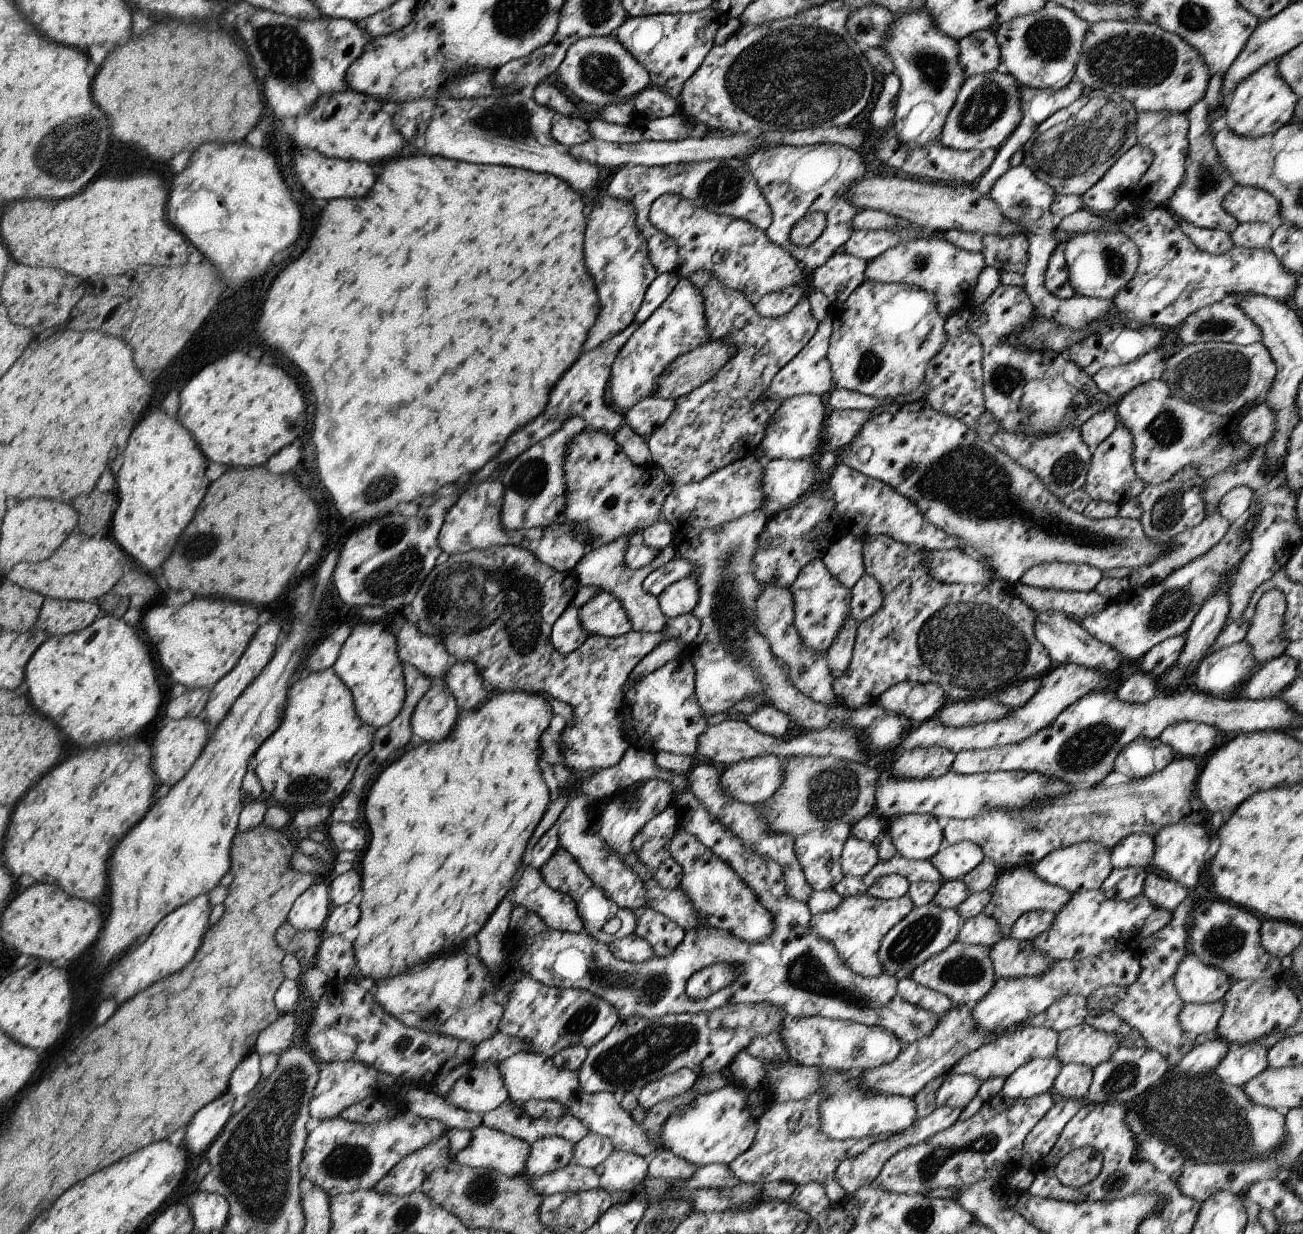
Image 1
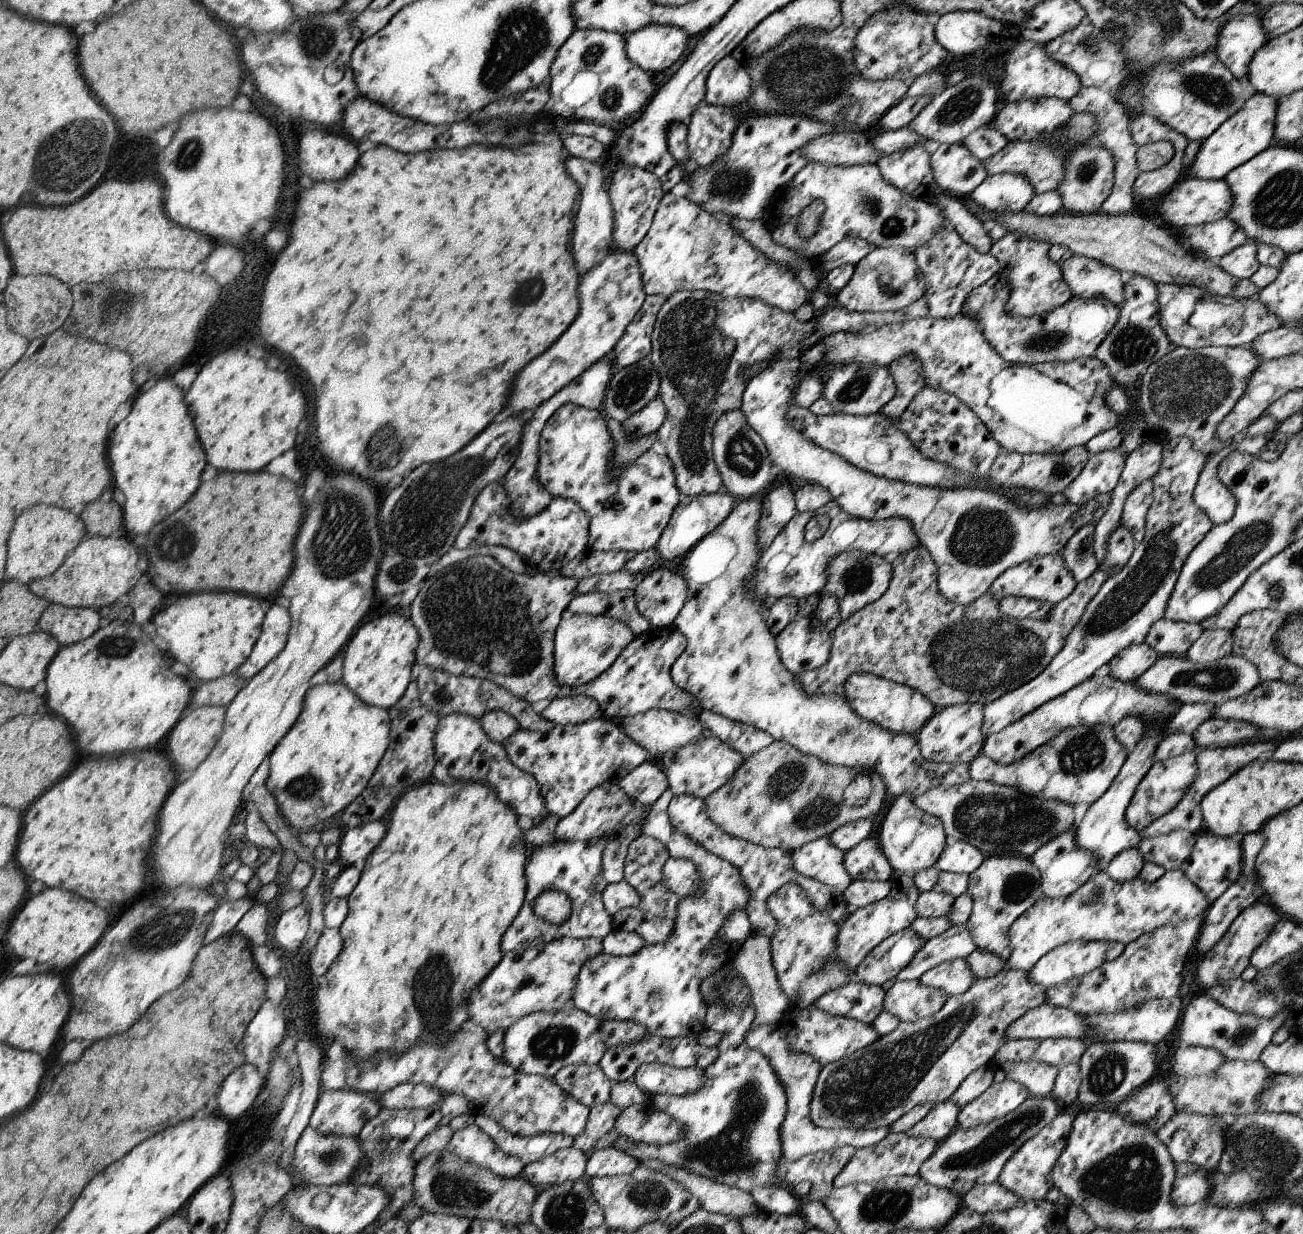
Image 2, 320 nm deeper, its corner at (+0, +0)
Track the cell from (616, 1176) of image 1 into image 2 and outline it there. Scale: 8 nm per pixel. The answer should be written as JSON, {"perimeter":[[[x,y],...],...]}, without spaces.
{"perimeter":[[[607,1147],[592,1153],[585,1174],[589,1179],[617,1177],[632,1173],[638,1165],[637,1159],[633,1156],[614,1147]]]}

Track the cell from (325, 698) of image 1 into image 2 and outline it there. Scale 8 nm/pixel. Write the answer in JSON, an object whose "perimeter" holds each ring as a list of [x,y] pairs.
{"perimeter":[[[343,681],[335,683],[324,683],[316,685],[313,689],[309,690],[309,694],[305,700],[305,708],[301,716],[297,718],[296,724],[289,730],[286,737],[282,737],[280,744],[273,750],[269,756],[269,775],[267,778],[266,788],[271,792],[272,796],[276,799],[277,810],[284,818],[286,824],[296,833],[308,832],[320,827],[324,820],[336,816],[344,809],[346,809],[352,802],[356,801],[358,797],[366,790],[368,780],[373,778],[373,774],[377,770],[377,766],[381,764],[382,757],[385,756],[386,749],[389,748],[389,742],[392,737],[392,716],[389,711],[382,707],[375,707],[369,703],[364,704],[358,695],[350,690]]]}

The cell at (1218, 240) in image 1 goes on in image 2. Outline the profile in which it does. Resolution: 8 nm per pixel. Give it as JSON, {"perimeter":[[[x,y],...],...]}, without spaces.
{"perimeter":[[[1249,241],[1239,246],[1225,254],[1218,263],[1228,274],[1239,279],[1249,279],[1261,265],[1257,259],[1256,242]]]}

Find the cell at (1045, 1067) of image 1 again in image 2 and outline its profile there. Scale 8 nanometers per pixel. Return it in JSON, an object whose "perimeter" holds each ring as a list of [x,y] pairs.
{"perimeter":[[[1010,1078],[992,1083],[978,1098],[959,1110],[957,1128],[967,1131],[1005,1117],[1016,1110],[1029,1096],[1025,1086]]]}

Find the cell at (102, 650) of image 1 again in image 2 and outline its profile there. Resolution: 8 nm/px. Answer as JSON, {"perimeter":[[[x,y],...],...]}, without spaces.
{"perimeter":[[[112,621],[104,628],[97,630],[92,637],[88,637],[85,641],[77,642],[76,644],[70,646],[63,646],[61,652],[58,653],[58,656],[54,659],[52,665],[49,668],[49,677],[46,680],[48,684],[48,690],[46,692],[46,705],[53,712],[60,714],[68,722],[70,726],[74,726],[76,734],[78,734],[78,746],[82,750],[88,750],[90,754],[116,754],[116,752],[126,752],[126,750],[146,750],[150,748],[154,742],[160,742],[164,736],[170,734],[170,730],[175,728],[178,720],[180,720],[180,714],[182,710],[188,706],[188,700],[192,696],[192,690],[190,686],[186,684],[184,678],[176,676],[174,672],[170,672],[156,648],[156,644],[142,632],[141,626],[137,623],[128,623],[128,622],[116,622]]]}

